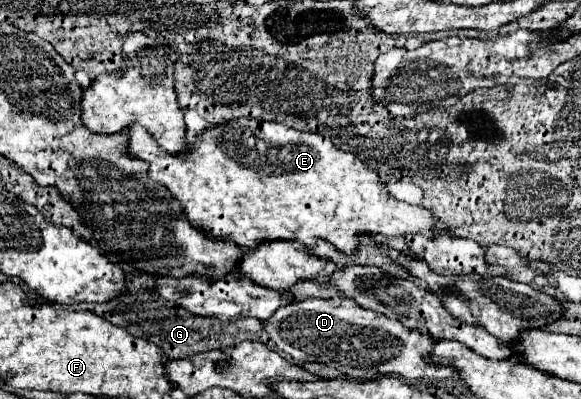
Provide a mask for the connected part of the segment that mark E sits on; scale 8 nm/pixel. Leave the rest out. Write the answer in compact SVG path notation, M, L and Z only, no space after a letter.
M233 118L205 128L195 136L193 144L179 154L167 154L143 126L129 126L127 154L139 160L147 160L147 176L153 182L161 182L171 196L183 206L183 212L191 226L207 232L215 240L235 242L245 248L253 248L263 240L297 240L305 246L313 246L323 238L337 250L353 254L357 250L357 236L383 234L399 236L409 232L421 232L433 236L433 216L423 206L411 206L395 200L383 186L377 172L367 168L355 154L337 148L329 138L315 132L299 132L277 122L263 122L251 118Z

